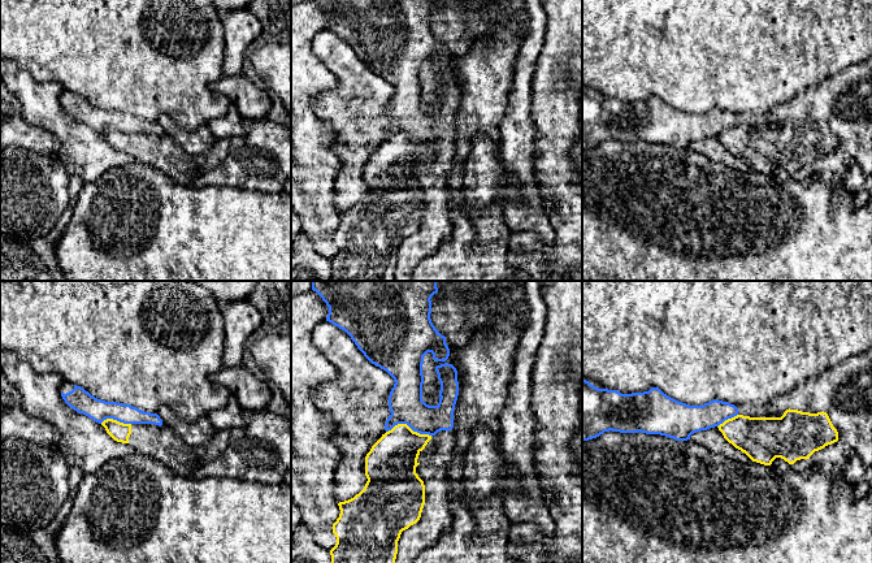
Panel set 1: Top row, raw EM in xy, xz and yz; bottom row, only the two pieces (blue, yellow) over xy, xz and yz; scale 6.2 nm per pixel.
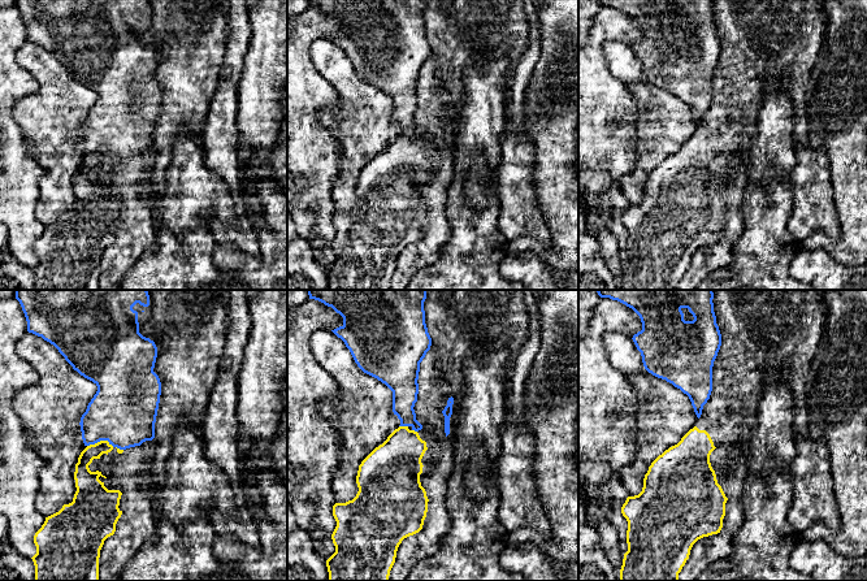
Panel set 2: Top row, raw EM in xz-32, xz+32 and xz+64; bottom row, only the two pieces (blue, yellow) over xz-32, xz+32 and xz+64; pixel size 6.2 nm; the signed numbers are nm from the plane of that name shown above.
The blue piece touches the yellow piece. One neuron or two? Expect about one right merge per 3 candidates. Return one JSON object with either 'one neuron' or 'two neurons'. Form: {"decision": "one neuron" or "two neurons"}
{"decision": "two neurons"}

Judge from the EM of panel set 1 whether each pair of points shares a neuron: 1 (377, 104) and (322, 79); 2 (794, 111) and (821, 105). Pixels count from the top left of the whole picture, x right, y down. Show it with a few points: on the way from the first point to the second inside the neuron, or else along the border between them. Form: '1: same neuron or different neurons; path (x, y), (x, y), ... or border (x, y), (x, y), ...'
1: different neurons; border (321, 60), (337, 85), (321, 91), (313, 105)
2: same neuron; path (801, 109), (811, 111), (815, 107)

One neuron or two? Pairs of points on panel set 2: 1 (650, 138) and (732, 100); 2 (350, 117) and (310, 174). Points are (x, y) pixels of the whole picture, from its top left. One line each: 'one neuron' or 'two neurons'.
1: two neurons
2: two neurons

